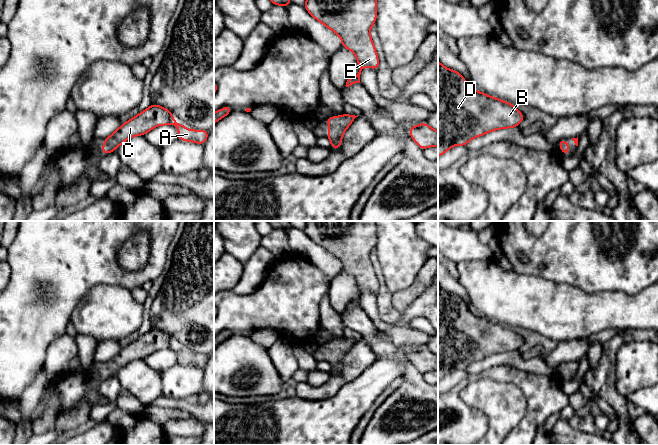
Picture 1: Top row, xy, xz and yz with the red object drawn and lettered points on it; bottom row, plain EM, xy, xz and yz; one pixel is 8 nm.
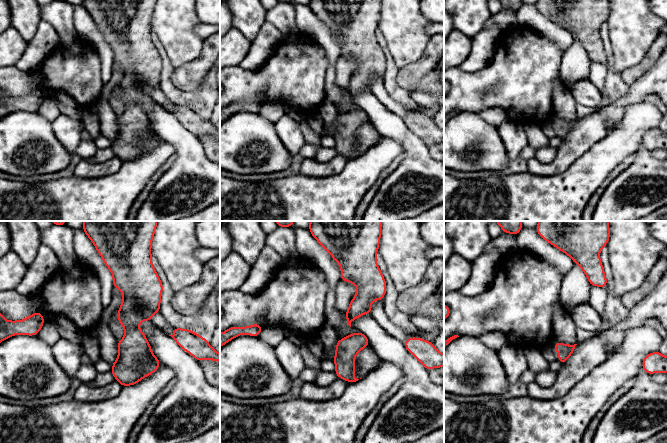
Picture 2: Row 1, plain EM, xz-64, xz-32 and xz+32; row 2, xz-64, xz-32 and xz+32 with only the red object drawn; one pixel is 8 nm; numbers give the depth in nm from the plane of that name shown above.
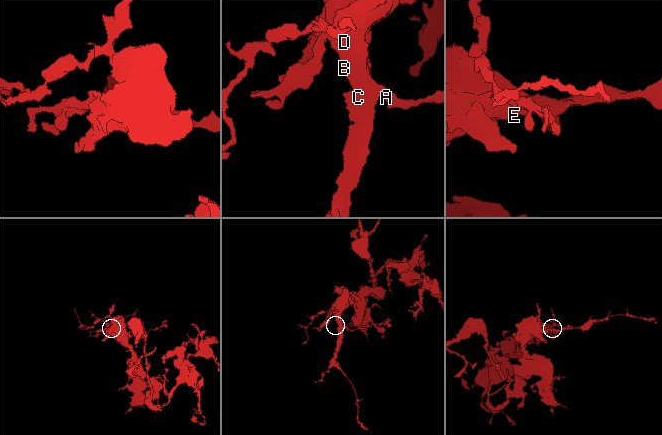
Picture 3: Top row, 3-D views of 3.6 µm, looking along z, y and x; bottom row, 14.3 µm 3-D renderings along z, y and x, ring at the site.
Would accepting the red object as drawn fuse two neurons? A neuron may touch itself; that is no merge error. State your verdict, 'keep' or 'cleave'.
keep

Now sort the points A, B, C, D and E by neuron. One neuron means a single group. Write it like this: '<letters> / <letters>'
A B C D E

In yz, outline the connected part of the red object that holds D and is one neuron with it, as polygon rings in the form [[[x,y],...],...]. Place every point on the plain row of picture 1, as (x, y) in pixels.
[[[438,284],[438,381],[454,369],[466,370],[475,361],[498,353],[518,351],[524,339],[513,328],[473,314],[457,295],[444,291]]]

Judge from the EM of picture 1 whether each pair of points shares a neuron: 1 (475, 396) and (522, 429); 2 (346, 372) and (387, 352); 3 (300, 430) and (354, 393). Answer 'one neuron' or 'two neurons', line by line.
1: two neurons
2: two neurons
3: one neuron

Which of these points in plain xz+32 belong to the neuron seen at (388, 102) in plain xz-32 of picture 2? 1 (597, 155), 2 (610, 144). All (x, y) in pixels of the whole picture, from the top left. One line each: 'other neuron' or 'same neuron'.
1: same neuron
2: same neuron

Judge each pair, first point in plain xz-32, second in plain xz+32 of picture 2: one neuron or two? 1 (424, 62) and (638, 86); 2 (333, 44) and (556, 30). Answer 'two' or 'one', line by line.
1: two
2: one

